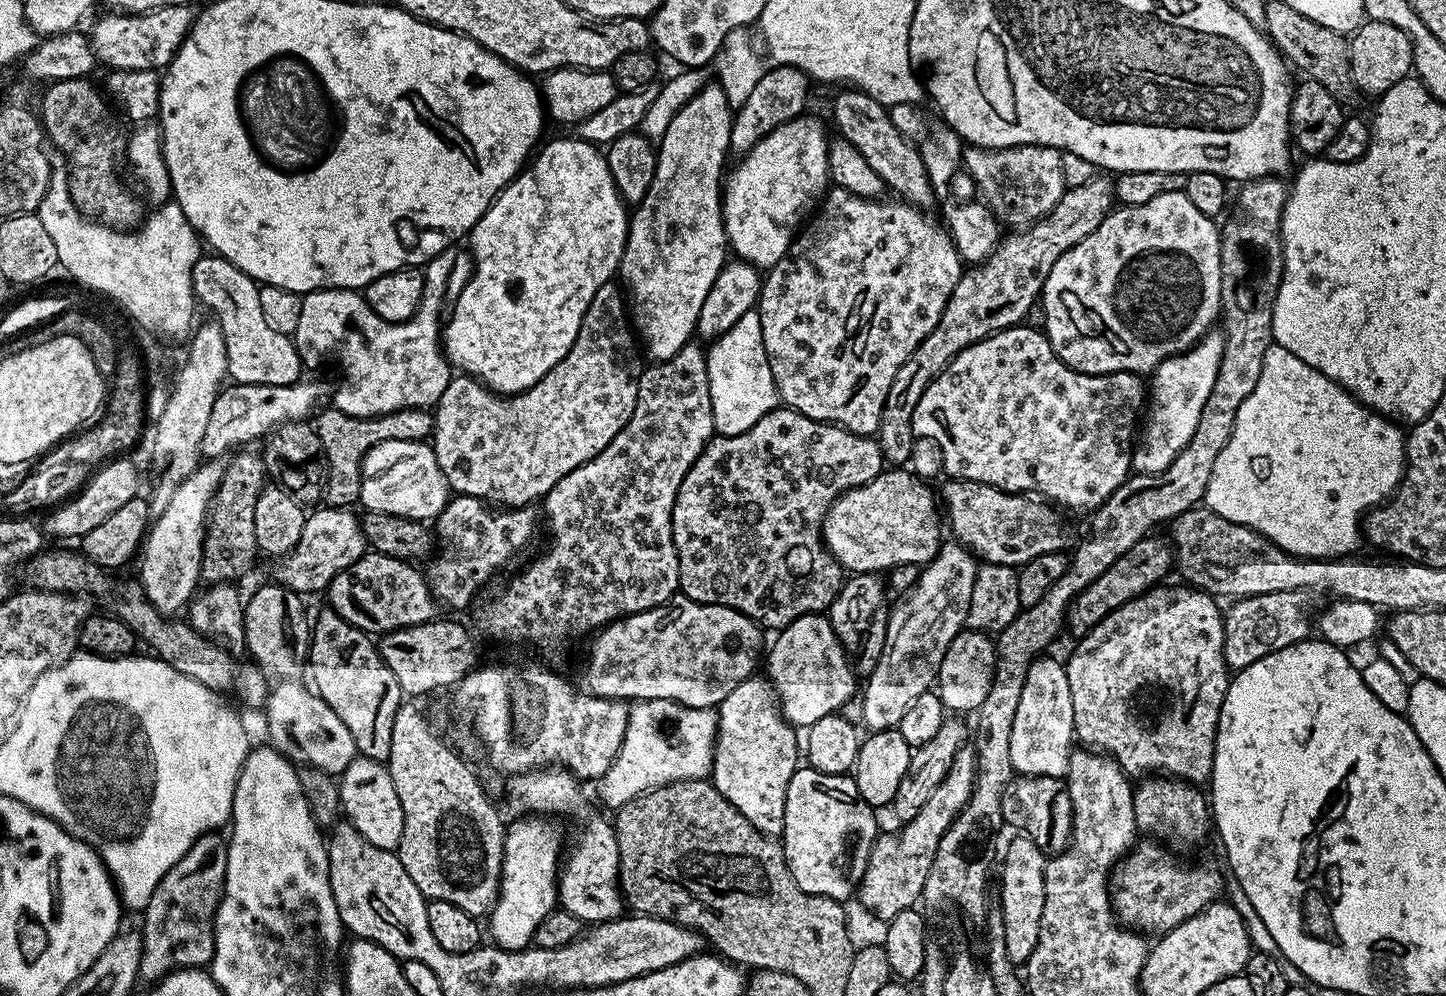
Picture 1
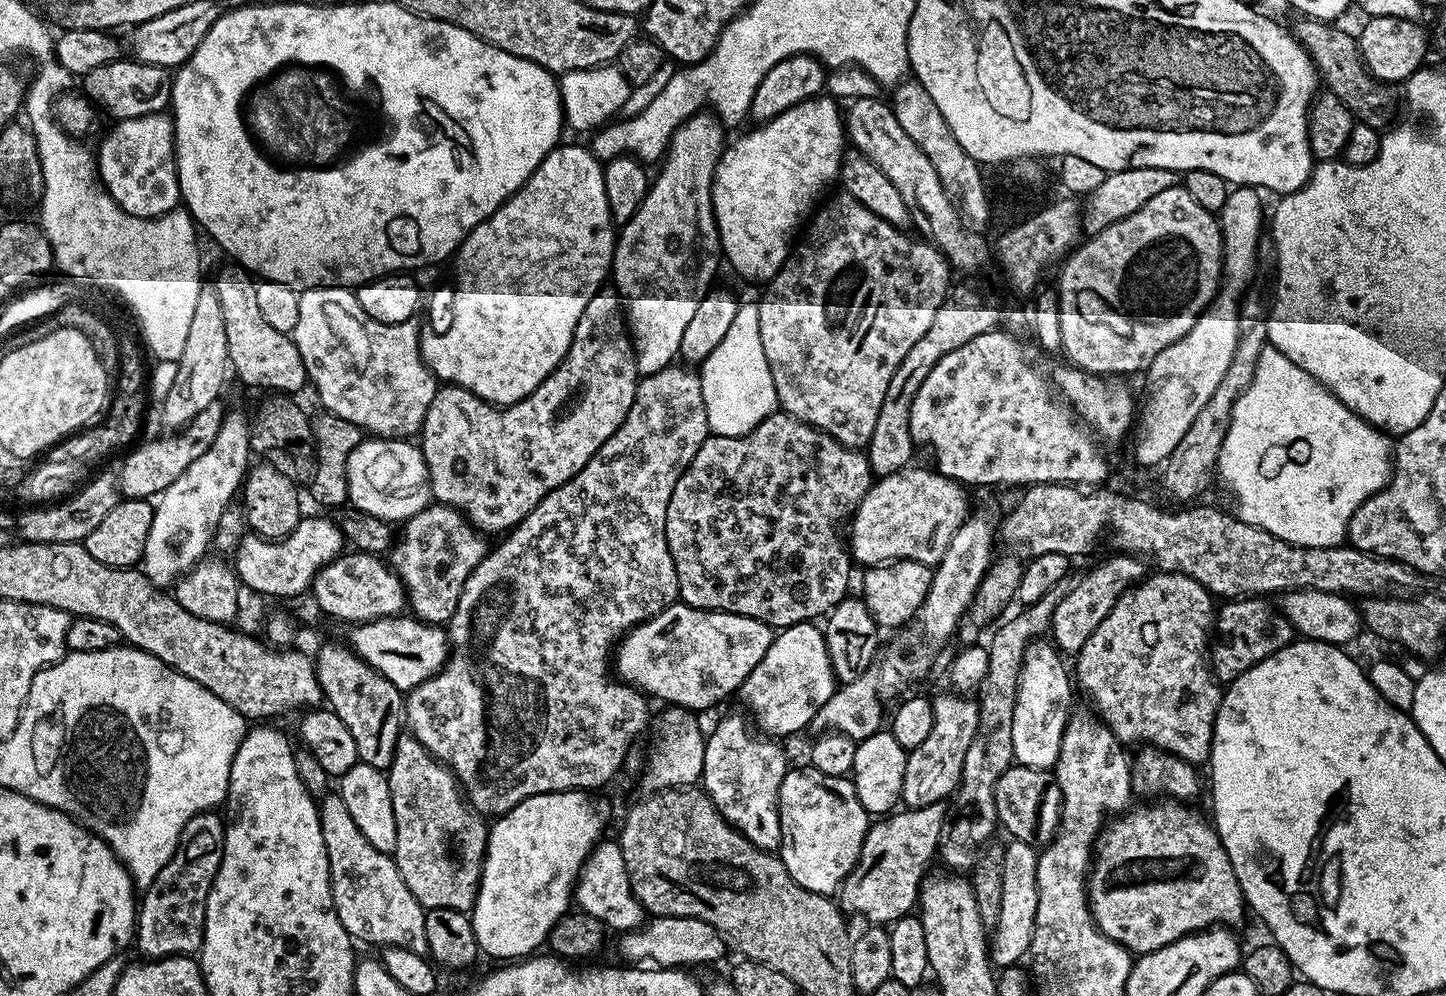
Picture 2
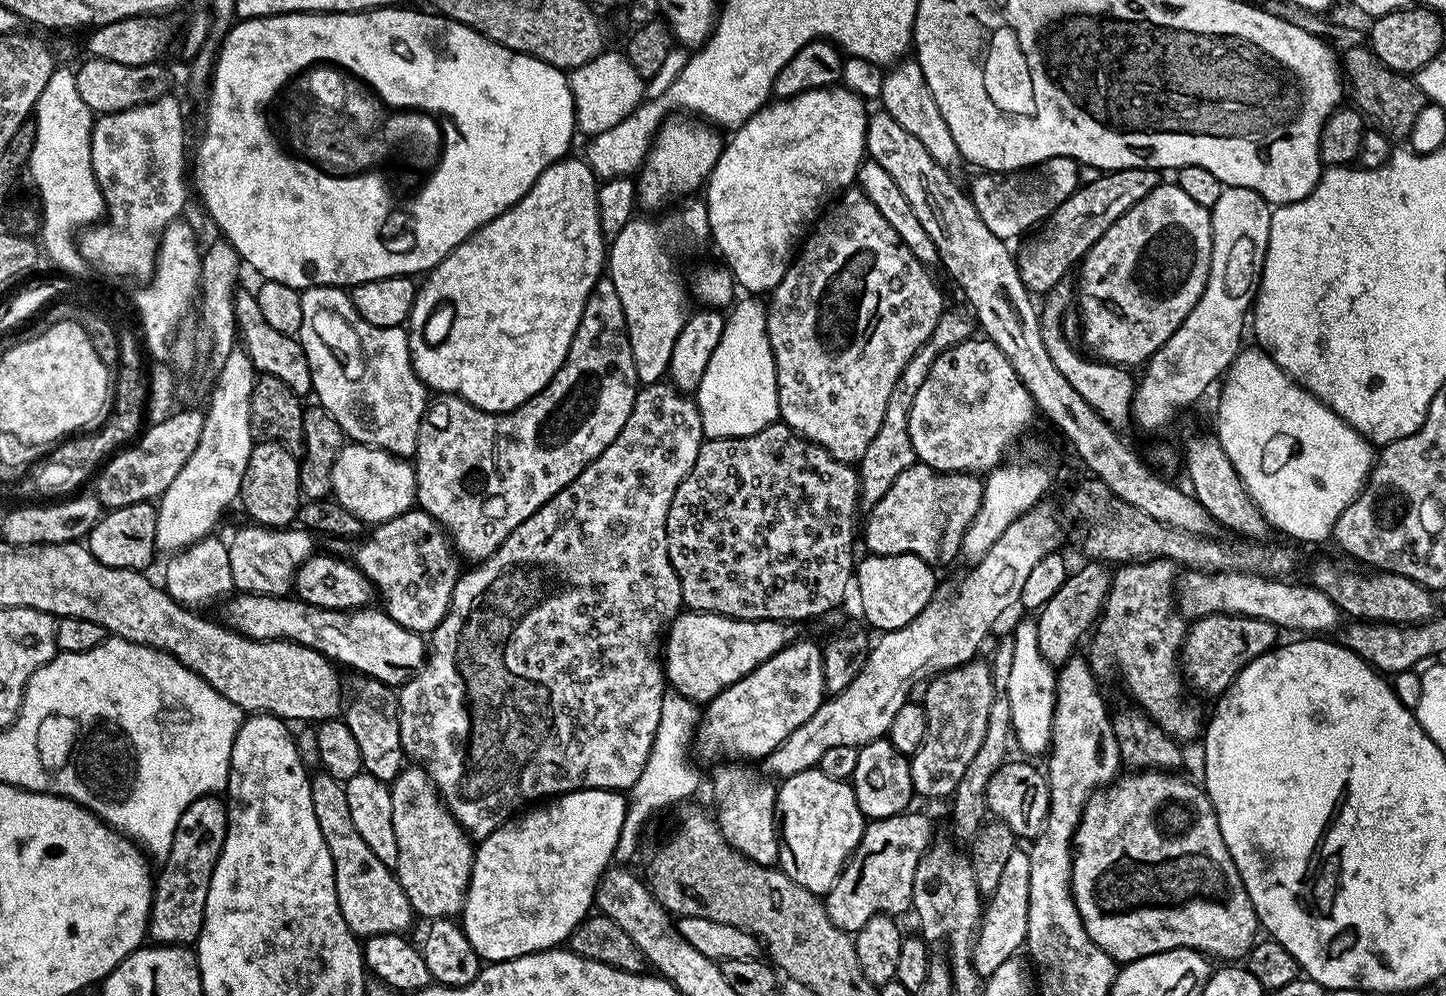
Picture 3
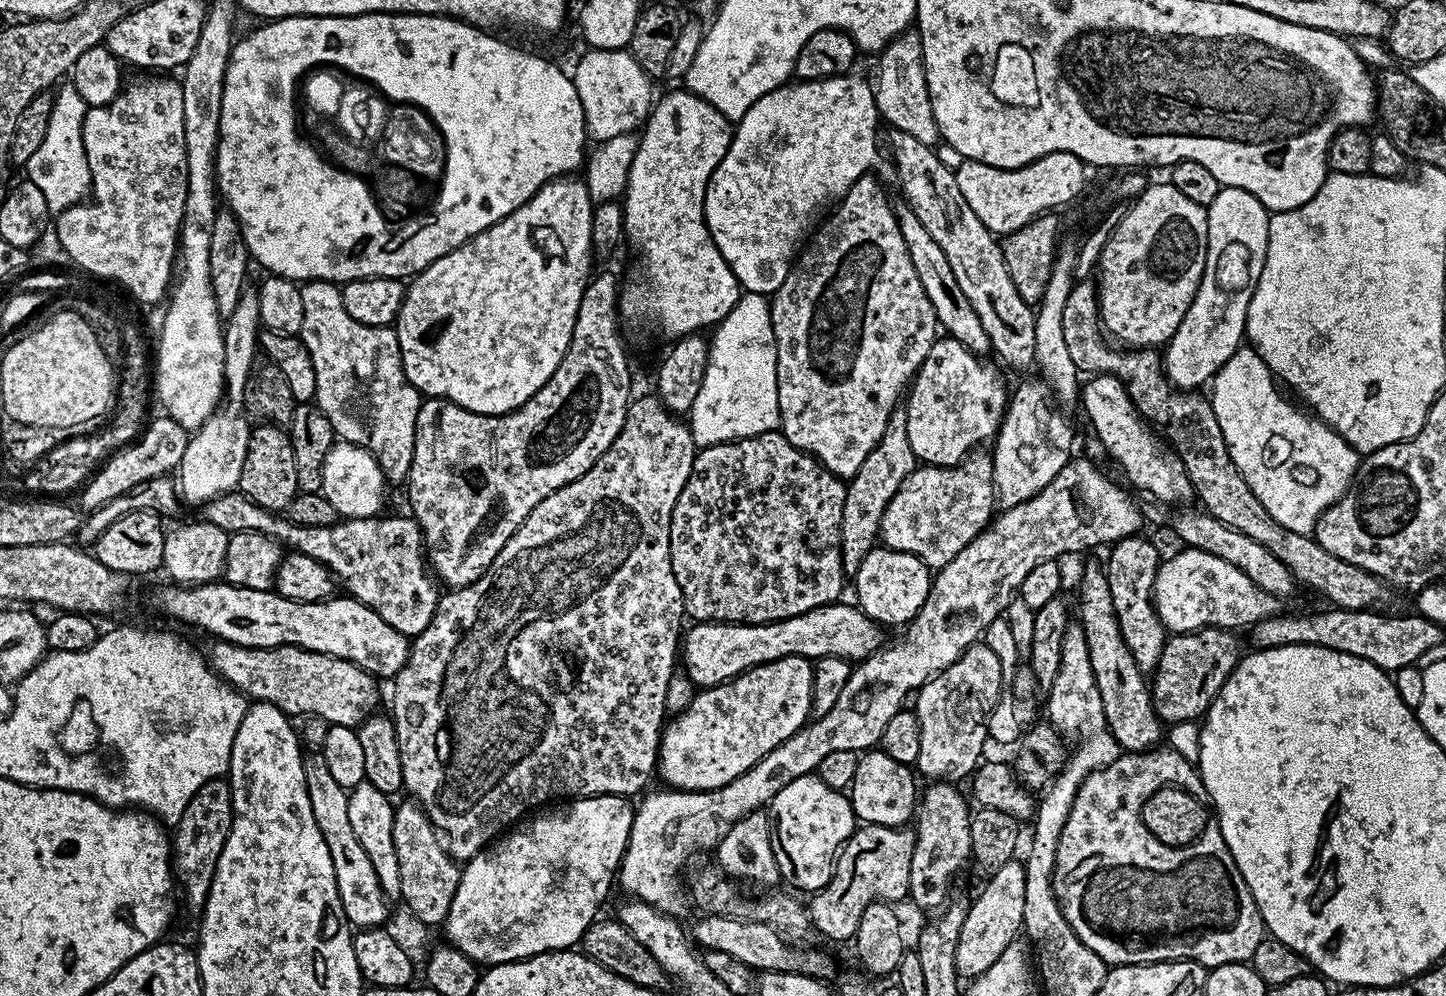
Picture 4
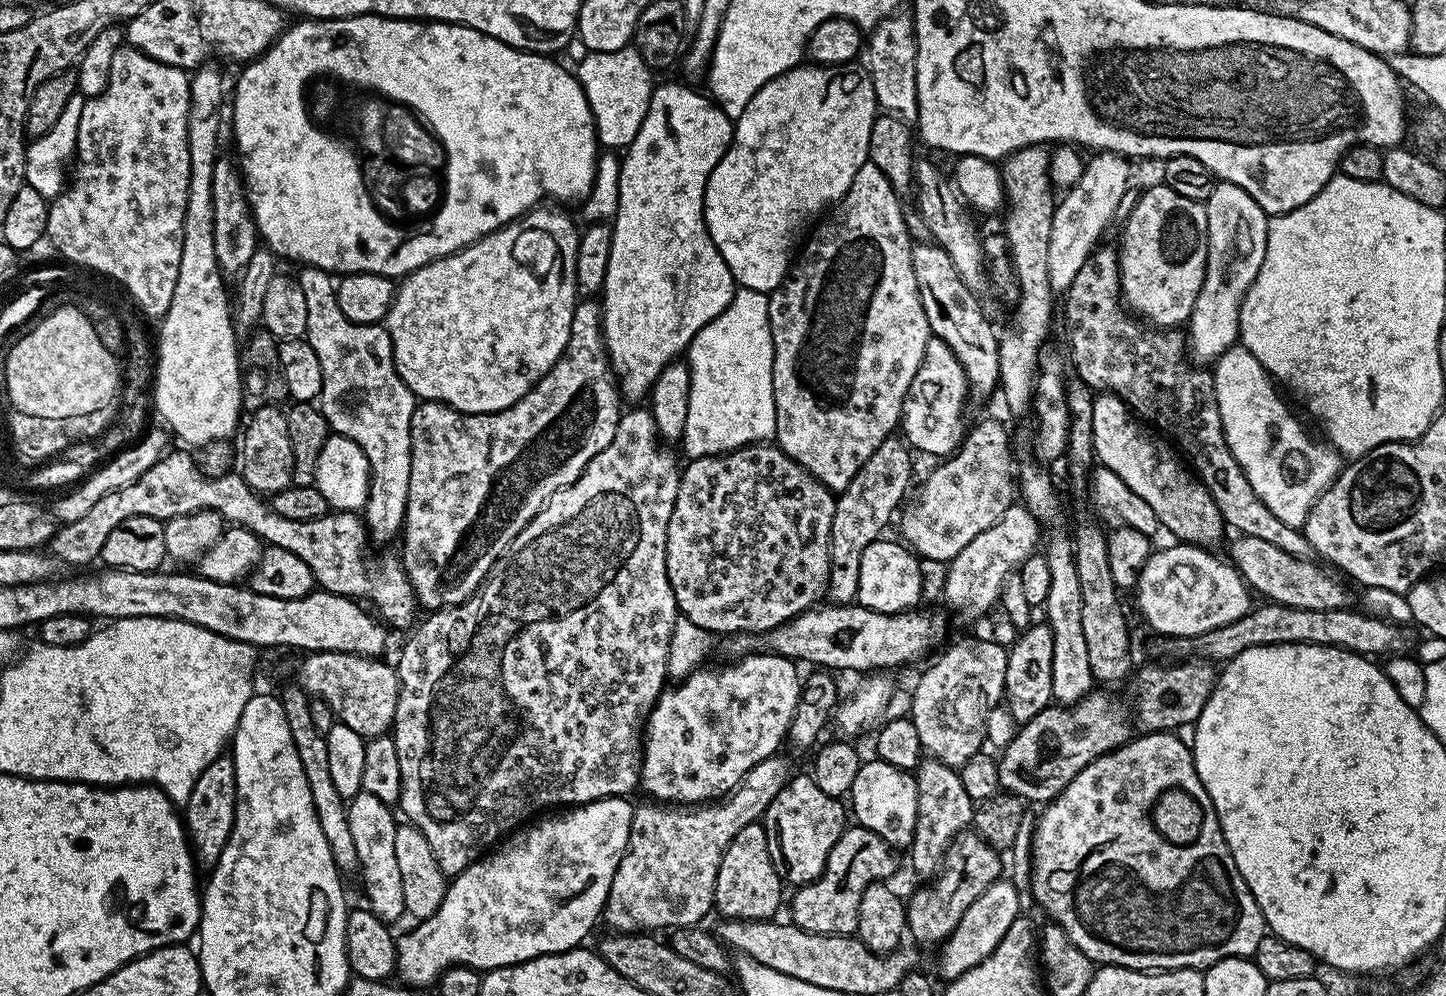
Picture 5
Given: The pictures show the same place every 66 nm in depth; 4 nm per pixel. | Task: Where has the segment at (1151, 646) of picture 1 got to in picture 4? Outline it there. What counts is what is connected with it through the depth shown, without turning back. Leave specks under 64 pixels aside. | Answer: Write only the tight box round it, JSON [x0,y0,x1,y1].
[1106,534,1166,674]

